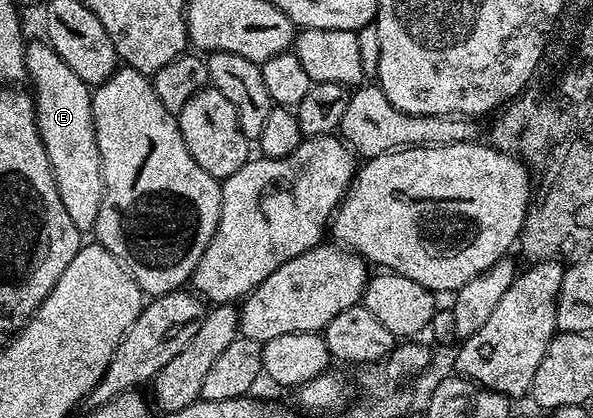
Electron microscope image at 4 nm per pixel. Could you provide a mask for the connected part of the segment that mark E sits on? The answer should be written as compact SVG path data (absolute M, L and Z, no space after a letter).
M40 43L25 45L25 70L28 83L33 83L31 95L35 101L37 129L51 162L53 181L59 190L63 210L67 210L71 222L75 222L82 234L89 234L96 229L99 206L105 193L101 155L93 129L93 92L48 43Z

